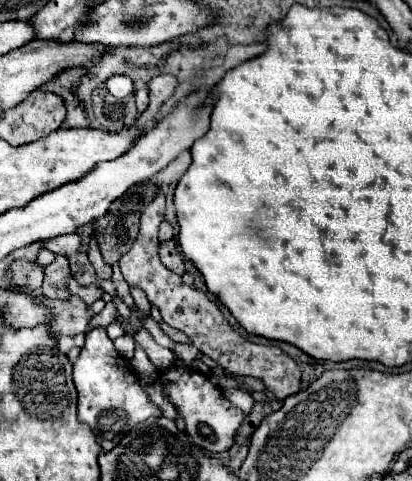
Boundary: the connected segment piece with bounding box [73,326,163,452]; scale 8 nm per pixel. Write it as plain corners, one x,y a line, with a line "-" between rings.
101,326
87,332
85,346
73,364
73,382
79,394
79,420
93,430
103,452
113,450
137,424
163,416
161,408
153,404
141,382
133,378
129,366
123,366
123,360
107,336
107,330

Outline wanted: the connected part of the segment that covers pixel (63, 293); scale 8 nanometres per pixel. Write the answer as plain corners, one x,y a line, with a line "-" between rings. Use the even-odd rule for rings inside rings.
57,256
49,266
45,266
45,278
41,292
49,298
69,298
65,278
69,276
69,262
65,256

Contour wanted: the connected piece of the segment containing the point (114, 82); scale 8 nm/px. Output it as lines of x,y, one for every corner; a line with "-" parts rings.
111,76
107,80
107,90
115,96
115,98
127,98
133,94
133,82
127,76

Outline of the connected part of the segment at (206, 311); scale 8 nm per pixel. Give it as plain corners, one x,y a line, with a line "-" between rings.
157,192
155,198
151,200
151,204
143,210
141,228
139,228
139,236
137,236
135,244
119,260
125,280
129,284
141,286
145,290
149,302
159,308
163,322
167,322
175,330
185,332
189,336
191,344
201,354
215,360
223,370
227,370
231,374
259,378
267,386
267,390
271,390
275,394
277,400
285,400
287,396
297,394
301,390
301,370
291,356
287,356
277,346
259,346
259,344
247,342
239,332
235,332
227,324
223,312
217,308
217,304
213,304
207,298
205,292
199,292
193,286
183,284
177,274
173,274
159,262
157,230
159,230
159,222
163,222
163,212
165,212
165,196
161,192

